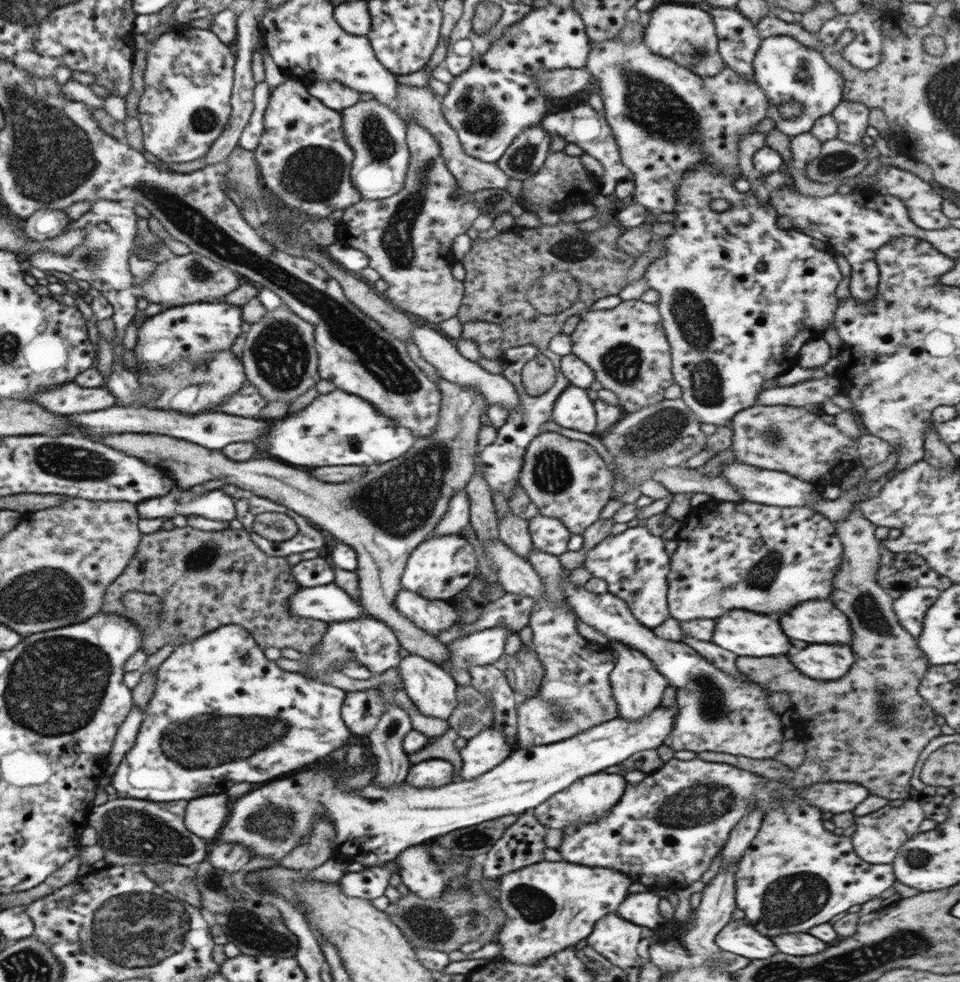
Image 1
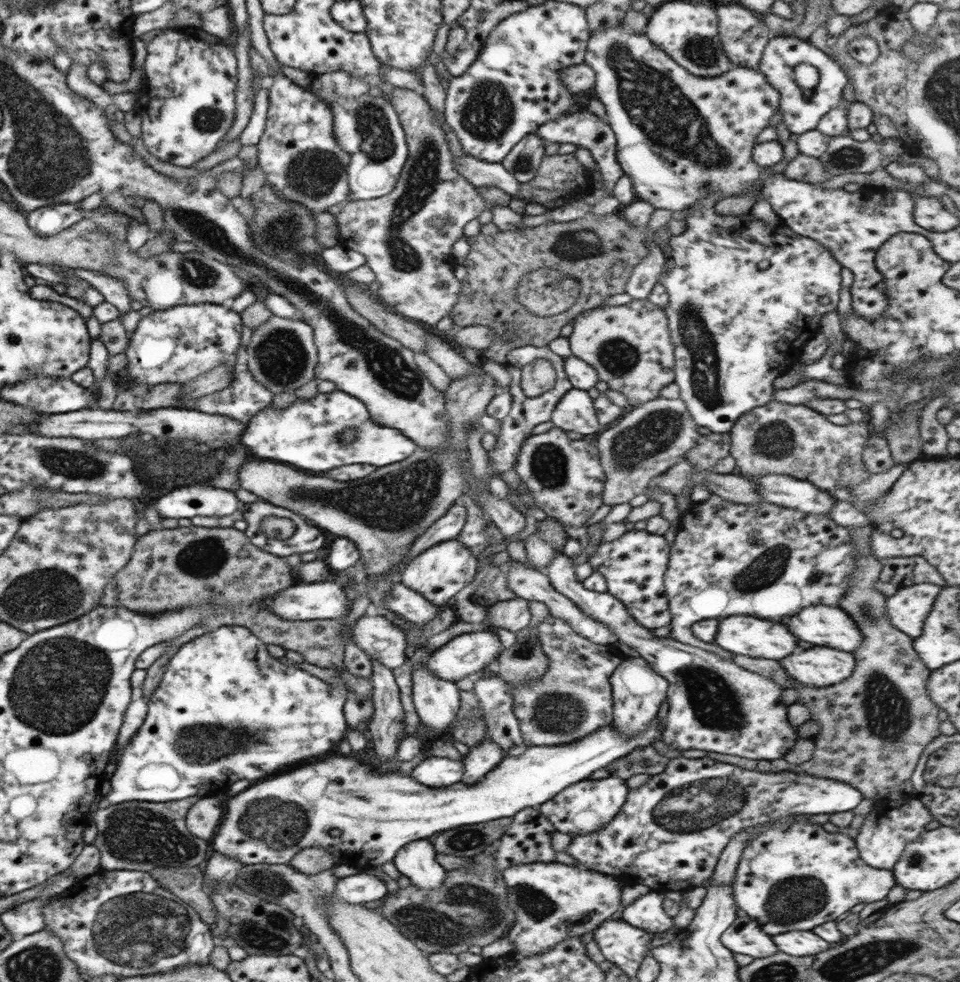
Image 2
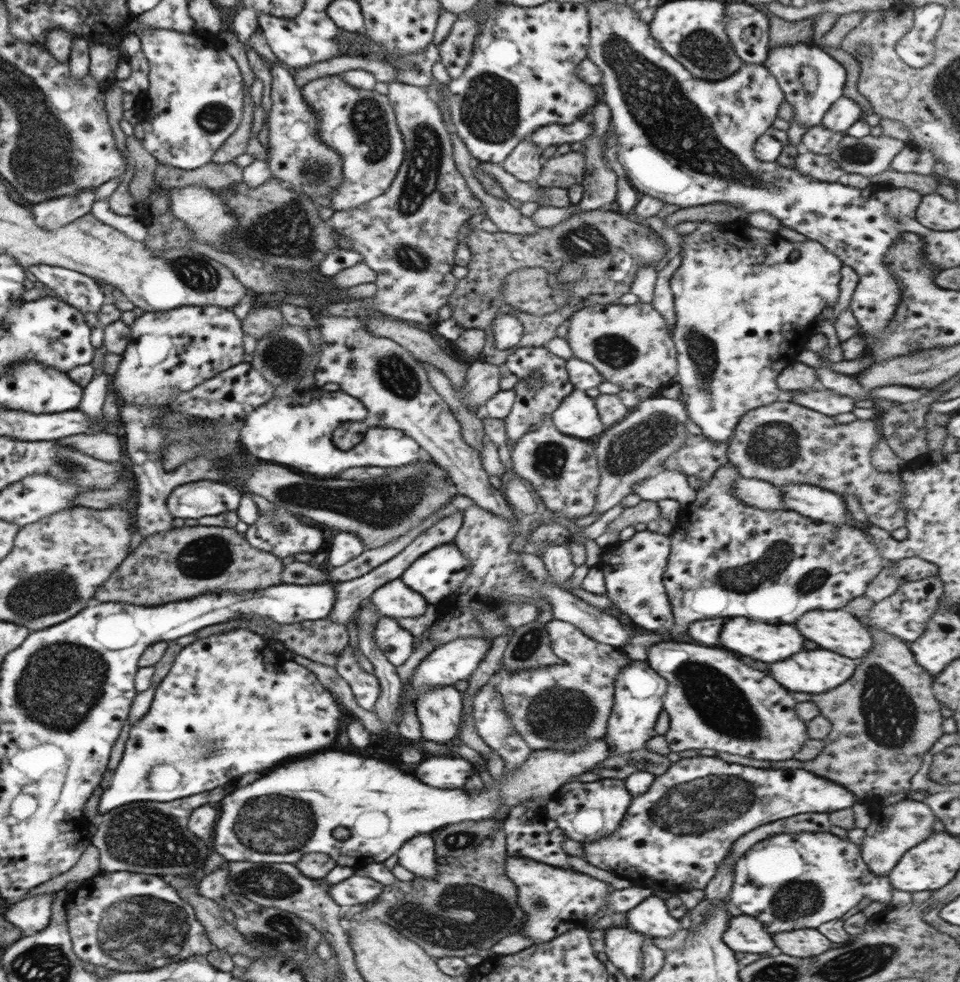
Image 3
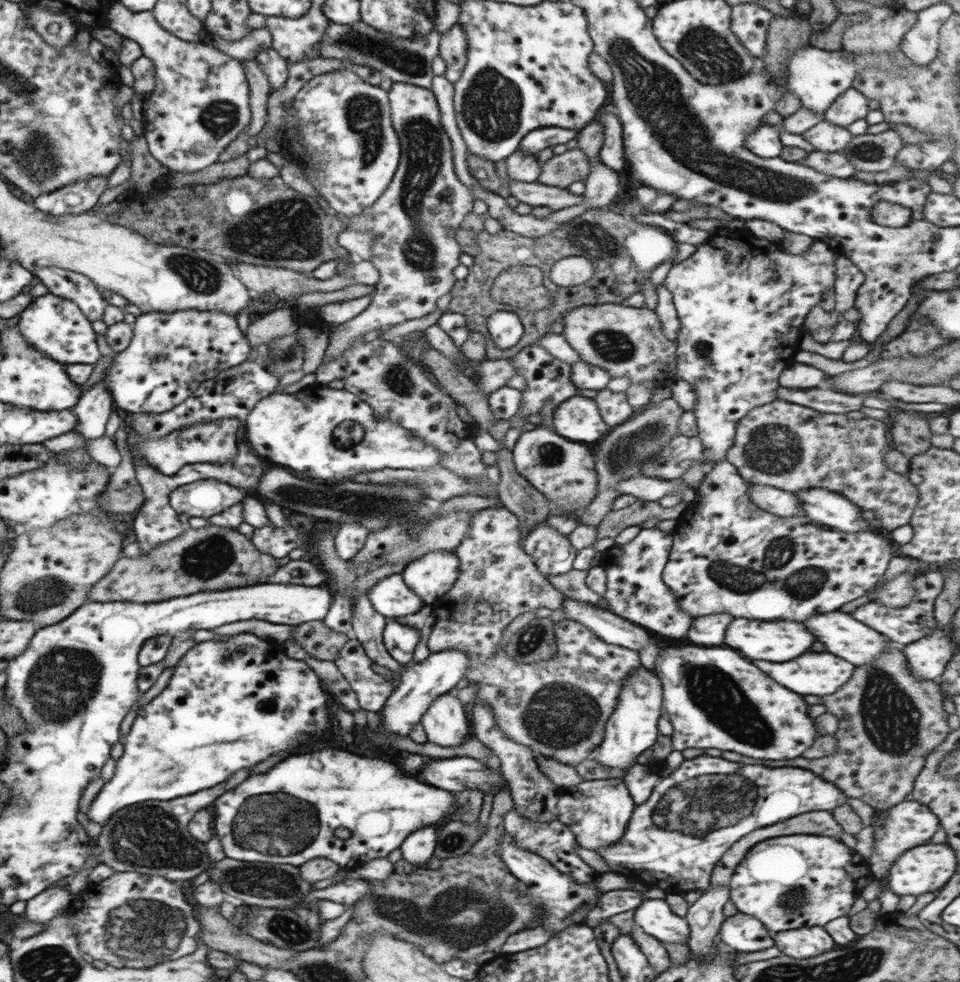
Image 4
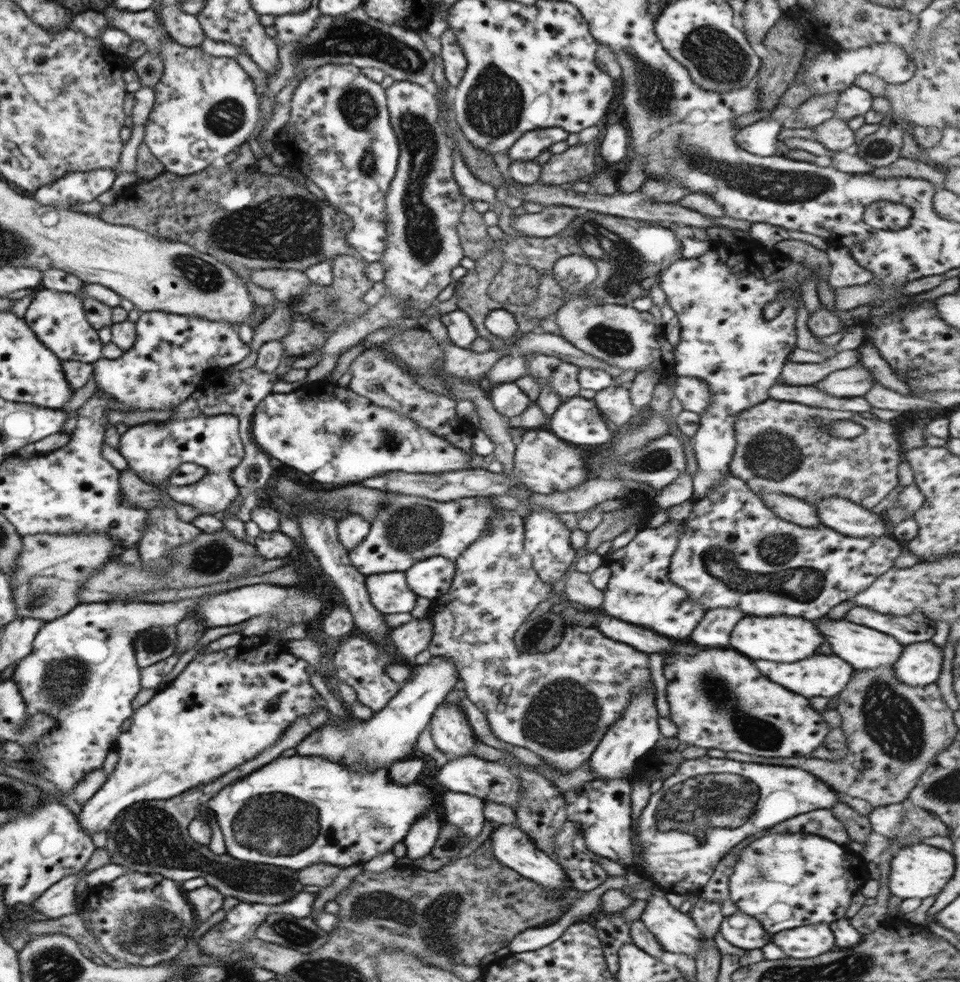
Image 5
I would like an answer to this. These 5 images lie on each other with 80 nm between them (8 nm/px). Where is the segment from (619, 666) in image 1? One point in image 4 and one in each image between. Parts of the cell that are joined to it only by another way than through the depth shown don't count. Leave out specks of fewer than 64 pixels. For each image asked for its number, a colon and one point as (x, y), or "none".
2: (638, 691)
3: (638, 696)
4: (632, 728)

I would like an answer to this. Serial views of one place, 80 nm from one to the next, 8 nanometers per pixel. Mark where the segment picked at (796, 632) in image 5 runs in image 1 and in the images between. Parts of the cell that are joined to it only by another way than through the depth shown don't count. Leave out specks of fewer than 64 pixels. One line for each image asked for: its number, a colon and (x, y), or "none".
1: (748, 634)
2: (745, 635)
3: (766, 642)
4: (775, 641)

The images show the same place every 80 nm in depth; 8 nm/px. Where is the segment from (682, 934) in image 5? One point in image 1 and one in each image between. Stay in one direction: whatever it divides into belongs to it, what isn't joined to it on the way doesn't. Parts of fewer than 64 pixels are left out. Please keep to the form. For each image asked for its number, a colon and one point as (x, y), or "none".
1: (642, 908)
2: (646, 912)
3: (651, 917)
4: (654, 916)

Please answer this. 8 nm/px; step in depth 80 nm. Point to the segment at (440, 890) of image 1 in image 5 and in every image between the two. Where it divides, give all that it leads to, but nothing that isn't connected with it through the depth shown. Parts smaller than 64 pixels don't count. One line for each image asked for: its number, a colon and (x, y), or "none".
2: (417, 860)
3: (417, 855)
4: (419, 847)
5: (420, 840)

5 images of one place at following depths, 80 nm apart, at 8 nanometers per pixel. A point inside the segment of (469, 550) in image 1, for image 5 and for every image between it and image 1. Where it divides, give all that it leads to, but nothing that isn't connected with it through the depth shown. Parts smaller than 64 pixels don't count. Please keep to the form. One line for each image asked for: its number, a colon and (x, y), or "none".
2: (442, 570)
3: (439, 573)
4: (430, 576)
5: (430, 578)

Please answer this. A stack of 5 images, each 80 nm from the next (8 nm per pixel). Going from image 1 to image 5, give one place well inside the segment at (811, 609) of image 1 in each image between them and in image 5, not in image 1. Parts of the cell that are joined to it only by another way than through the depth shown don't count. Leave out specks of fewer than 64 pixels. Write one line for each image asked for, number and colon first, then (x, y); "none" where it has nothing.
2: (823, 625)
3: (839, 630)
4: (843, 635)
5: (864, 647)

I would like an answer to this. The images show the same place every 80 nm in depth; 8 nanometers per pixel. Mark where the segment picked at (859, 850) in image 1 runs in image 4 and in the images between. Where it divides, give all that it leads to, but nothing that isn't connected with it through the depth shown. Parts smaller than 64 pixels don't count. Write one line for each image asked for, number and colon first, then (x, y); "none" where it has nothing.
2: (884, 834)
3: (901, 826)
4: (910, 823)

